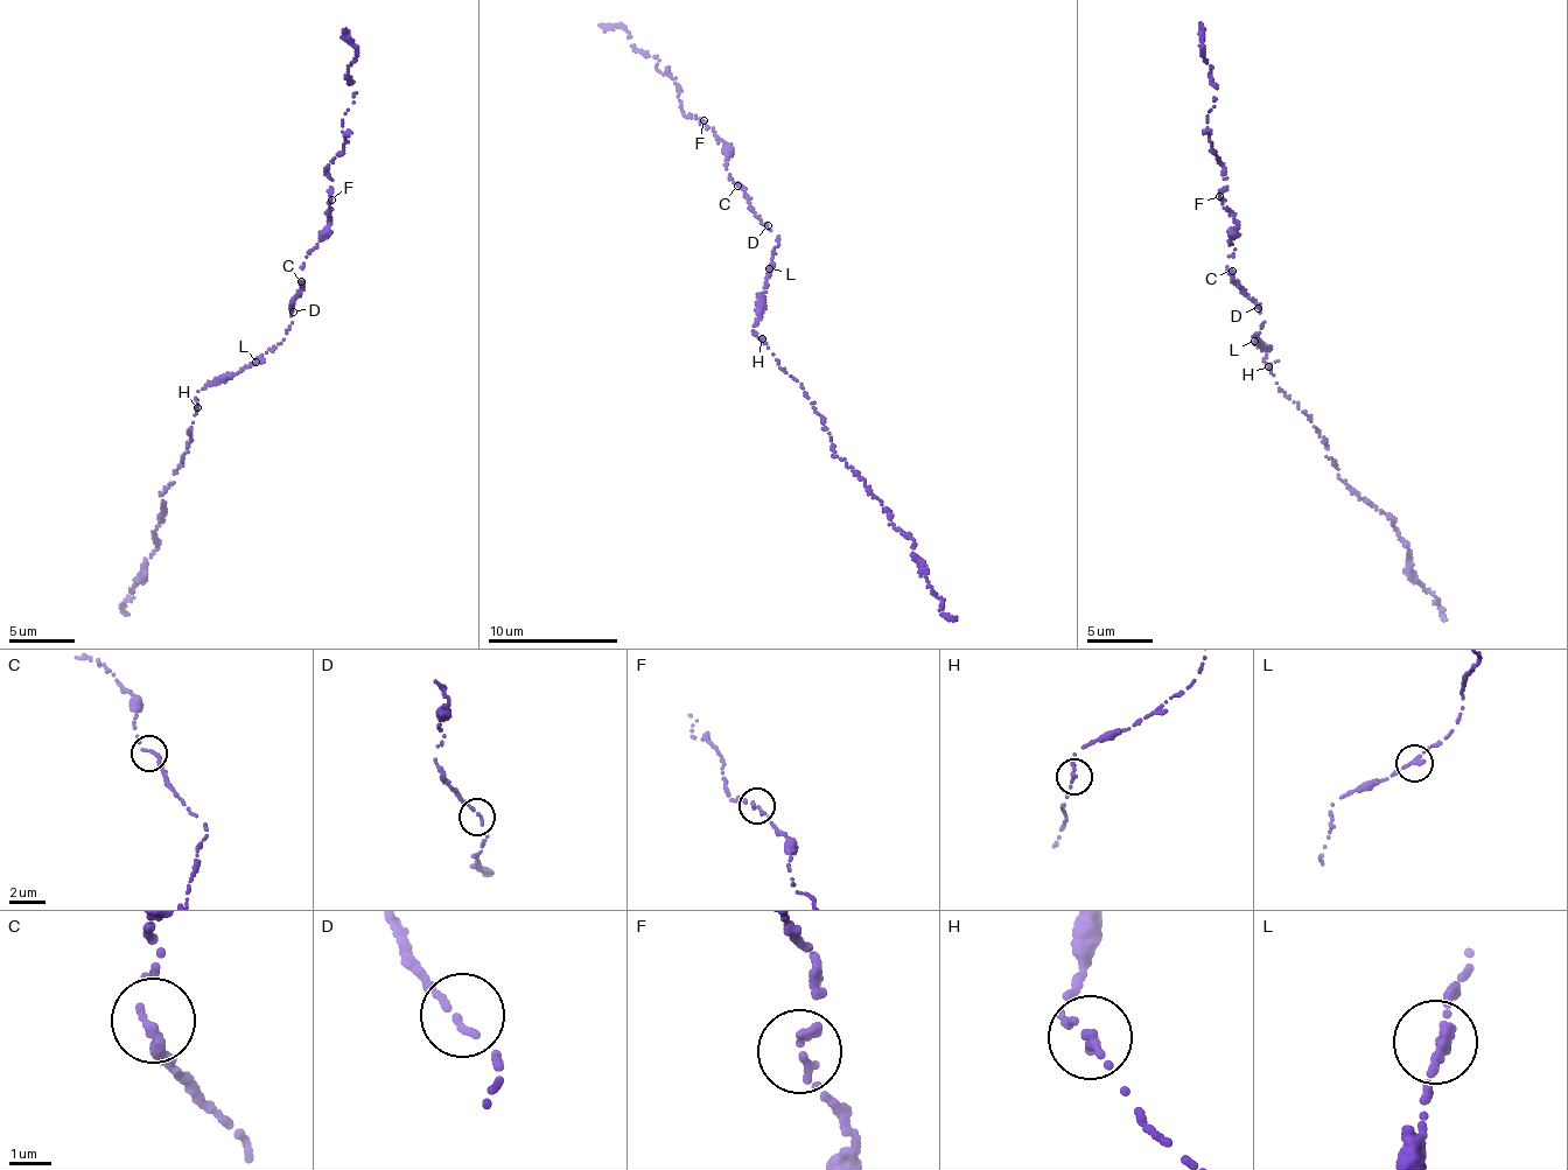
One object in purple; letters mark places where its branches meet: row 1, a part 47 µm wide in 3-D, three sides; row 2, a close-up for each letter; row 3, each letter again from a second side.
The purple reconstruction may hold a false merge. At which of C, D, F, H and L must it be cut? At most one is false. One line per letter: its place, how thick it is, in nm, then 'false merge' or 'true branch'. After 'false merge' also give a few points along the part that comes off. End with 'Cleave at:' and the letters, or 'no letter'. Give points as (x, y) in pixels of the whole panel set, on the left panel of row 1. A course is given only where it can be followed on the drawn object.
C: (301, 281) | 280 nm | true branch
D: (293, 312) | 140 nm | true branch
F: (331, 200) | 200 nm | true branch
H: (197, 407) | 280 nm | false merge | (197, 408), (188, 433), (191, 440), (162, 503), (158, 545), (146, 560), (146, 578), (123, 604), (127, 612)
L: (256, 362) | 320 nm | true branch
Cleave at: H

